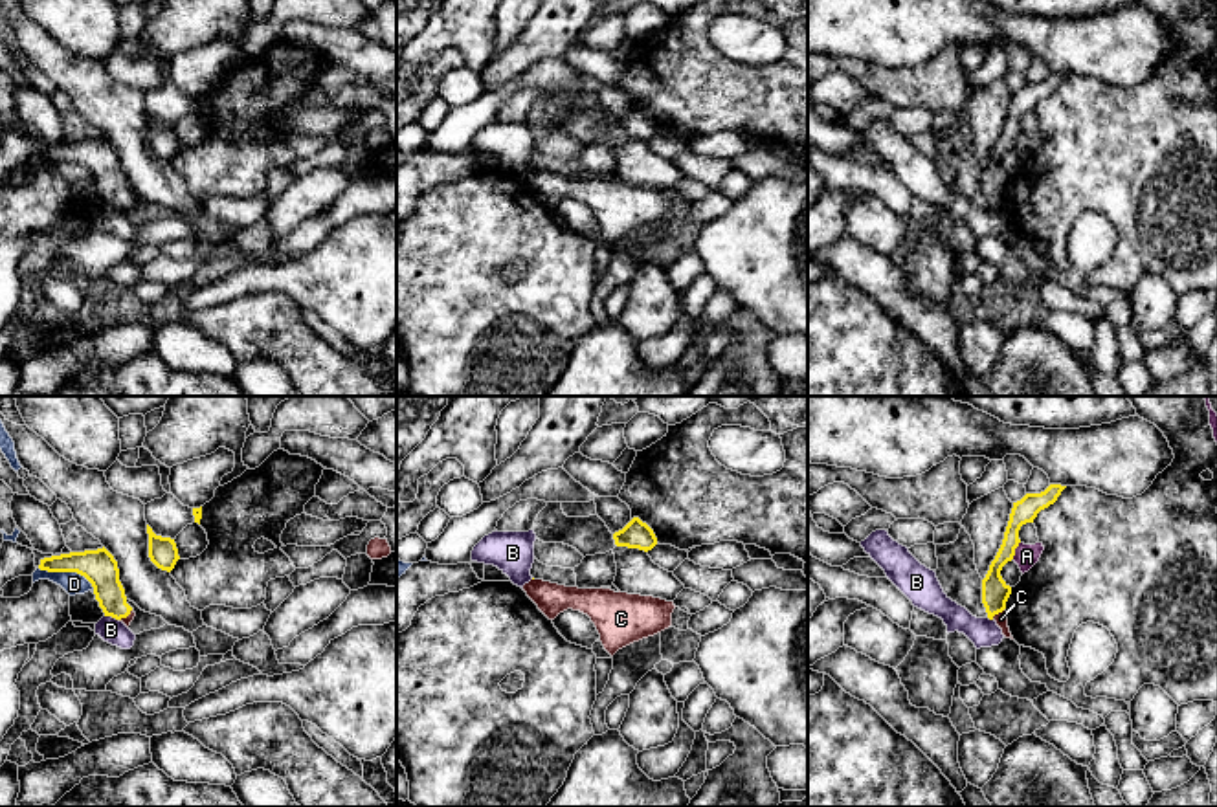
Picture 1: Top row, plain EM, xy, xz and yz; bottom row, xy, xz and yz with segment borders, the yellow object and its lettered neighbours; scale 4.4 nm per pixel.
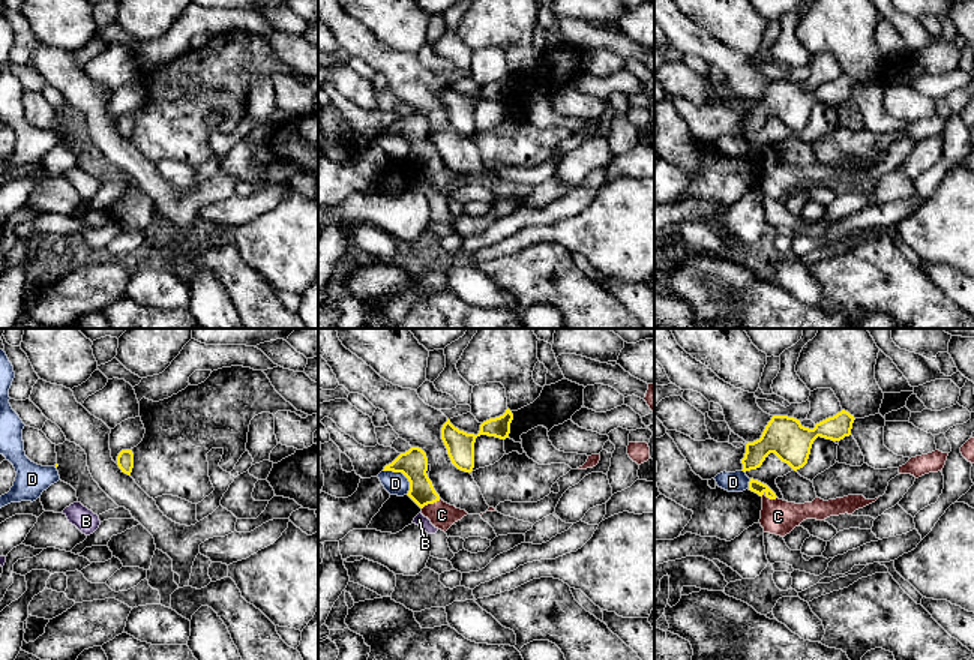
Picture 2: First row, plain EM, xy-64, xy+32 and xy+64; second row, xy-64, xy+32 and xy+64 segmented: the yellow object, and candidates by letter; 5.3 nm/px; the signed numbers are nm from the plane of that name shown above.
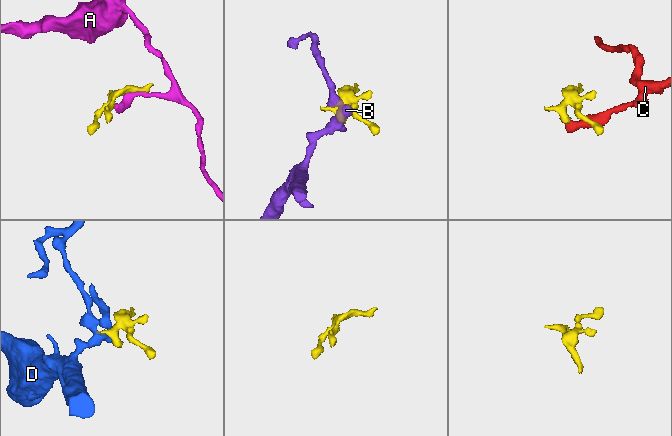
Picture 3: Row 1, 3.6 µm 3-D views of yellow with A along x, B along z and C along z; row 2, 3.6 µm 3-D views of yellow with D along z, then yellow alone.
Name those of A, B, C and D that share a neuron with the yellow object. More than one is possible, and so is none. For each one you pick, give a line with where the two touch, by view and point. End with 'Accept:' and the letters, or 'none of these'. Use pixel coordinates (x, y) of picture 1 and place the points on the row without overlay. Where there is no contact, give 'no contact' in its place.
C: yz (997, 202)
Accept: C

